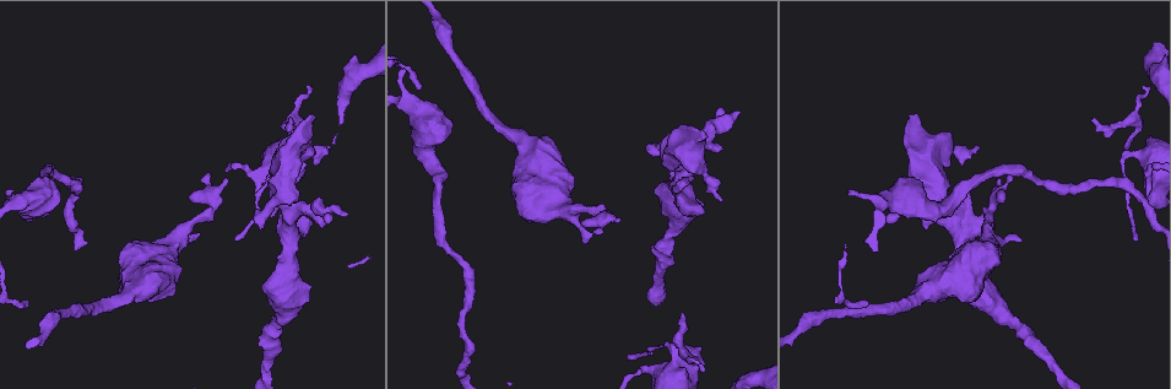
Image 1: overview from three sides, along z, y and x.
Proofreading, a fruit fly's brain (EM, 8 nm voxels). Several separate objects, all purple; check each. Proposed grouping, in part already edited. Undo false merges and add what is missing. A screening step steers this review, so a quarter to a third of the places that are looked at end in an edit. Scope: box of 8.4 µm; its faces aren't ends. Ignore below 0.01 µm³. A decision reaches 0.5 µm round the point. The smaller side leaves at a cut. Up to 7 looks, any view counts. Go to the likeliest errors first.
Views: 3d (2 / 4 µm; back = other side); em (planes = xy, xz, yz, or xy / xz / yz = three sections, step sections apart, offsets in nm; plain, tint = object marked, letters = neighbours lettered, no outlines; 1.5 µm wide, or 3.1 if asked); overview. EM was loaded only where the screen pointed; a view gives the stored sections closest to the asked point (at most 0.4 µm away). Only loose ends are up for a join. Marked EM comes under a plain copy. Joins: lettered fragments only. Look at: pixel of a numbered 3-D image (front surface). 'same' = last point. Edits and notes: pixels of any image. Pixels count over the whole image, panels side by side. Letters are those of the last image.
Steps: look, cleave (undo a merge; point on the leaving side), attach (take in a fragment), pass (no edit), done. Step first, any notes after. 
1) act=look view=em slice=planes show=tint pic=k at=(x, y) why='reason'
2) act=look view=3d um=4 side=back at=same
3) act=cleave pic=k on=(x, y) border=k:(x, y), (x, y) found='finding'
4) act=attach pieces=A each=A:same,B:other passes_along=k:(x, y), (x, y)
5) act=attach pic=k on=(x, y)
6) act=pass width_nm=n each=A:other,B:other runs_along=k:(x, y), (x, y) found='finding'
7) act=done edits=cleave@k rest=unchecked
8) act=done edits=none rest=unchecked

act=look view=3d um=4 side=back pic=1 at=(701, 215) why='free end'

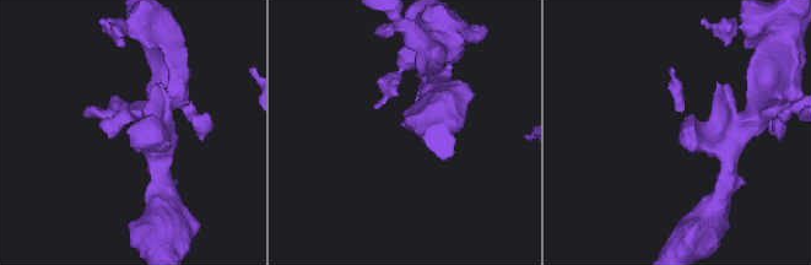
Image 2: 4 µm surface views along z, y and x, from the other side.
act=look view=em slice=planes show=letters pic=2 at=(682, 128)

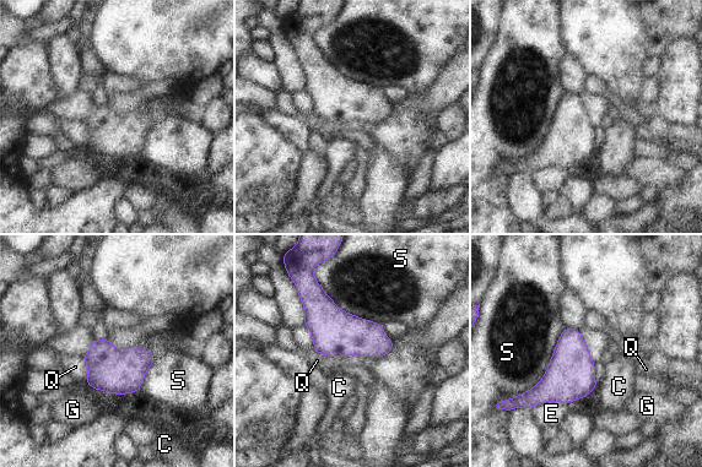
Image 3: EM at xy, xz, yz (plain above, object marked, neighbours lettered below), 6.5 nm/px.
act=pass each=C:other,E:other,G:other,Q:other,S:other border=3:(80, 357), (86, 365), (86, 381) found='none of them fits'

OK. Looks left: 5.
act=look view=em slice=yz step=8 show=tint pic=1 at=(235, 236) why='tapers out'

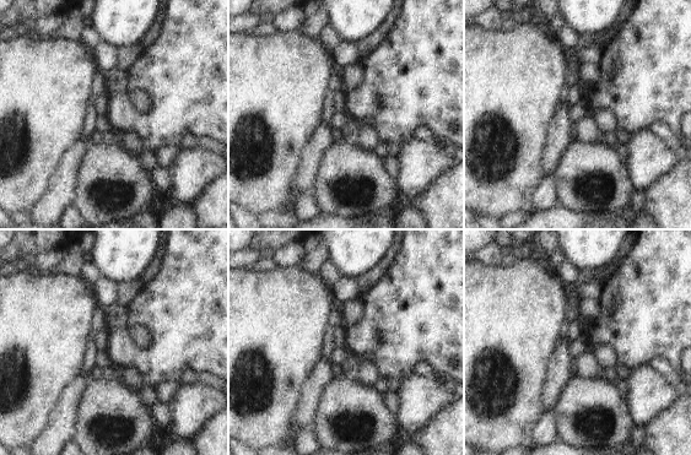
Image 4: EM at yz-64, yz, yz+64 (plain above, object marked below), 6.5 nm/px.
act=look view=em slice=planes show=letters at=same

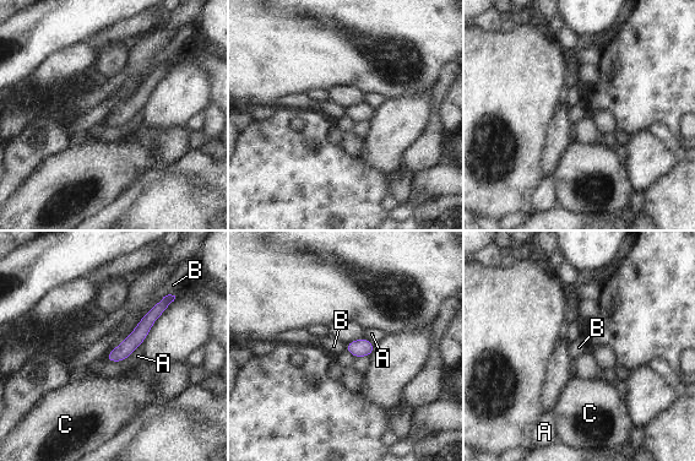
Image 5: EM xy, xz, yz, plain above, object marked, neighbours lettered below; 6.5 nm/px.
act=pass longest_contact=B:400nm each=A:other,B:other,C:other border=5:(174, 294), (163, 297), (129, 334) found='no lettered fragment goes on from it'

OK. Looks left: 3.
act=look view=3d um=4 side=back pic=1 at=(1137, 129) why='sharp bend'

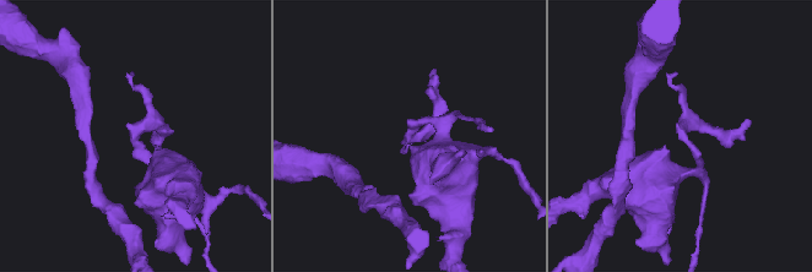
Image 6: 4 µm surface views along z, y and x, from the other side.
act=look view=em slice=planes show=letters pic=6 at=(684, 132) why='need the tissue'

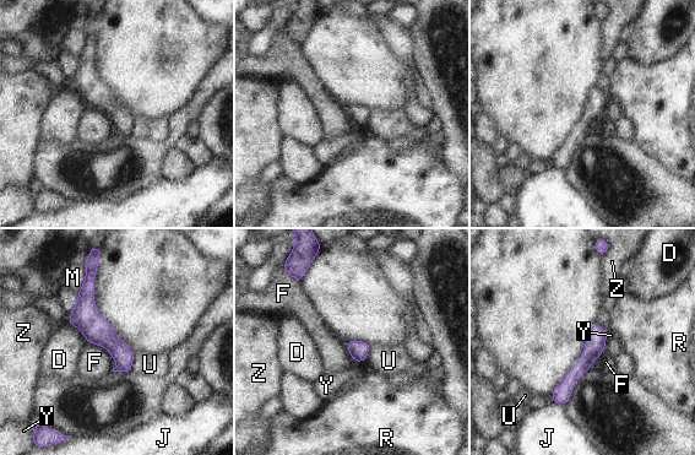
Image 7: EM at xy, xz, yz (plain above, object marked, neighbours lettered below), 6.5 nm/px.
act=pass width_nm=130 each=D:other,F:other,J:other,M:other,R:other,U:other,Y:other,Z:other border=7:(88, 342), (102, 346), (117, 366) found='all the same neuron'

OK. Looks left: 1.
act=done edits=none rest=unchecked

